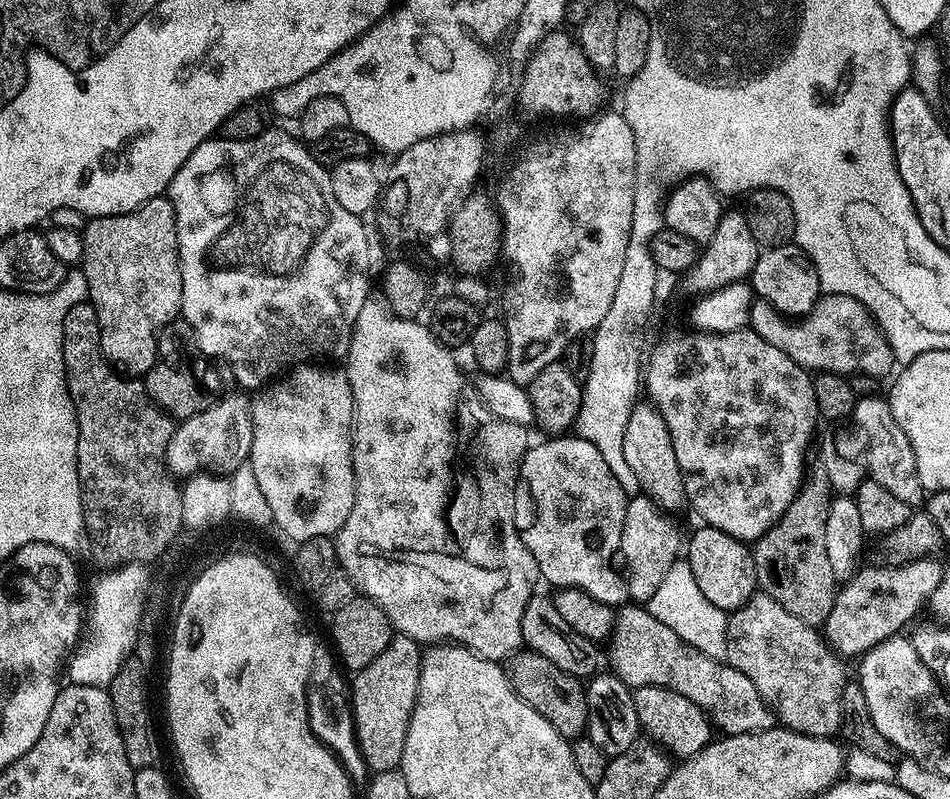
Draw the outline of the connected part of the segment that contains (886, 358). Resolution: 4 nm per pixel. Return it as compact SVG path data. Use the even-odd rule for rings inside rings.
M846 294L821 295L813 308L799 318L786 317L767 301L759 298L753 299L750 327L759 336L766 338L770 346L778 346L782 354L794 358L794 362L798 362L813 373L838 372L884 378L887 372L894 368L892 348L881 332L879 324L876 323L876 317L866 310L866 306L862 306L860 300L855 300Z

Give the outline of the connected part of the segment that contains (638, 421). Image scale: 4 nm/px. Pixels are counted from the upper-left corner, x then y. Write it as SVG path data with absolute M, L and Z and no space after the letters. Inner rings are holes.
M638 402L632 407L626 422L626 434L622 434L622 454L626 457L626 466L630 466L634 478L638 478L641 493L652 500L661 512L673 514L686 508L688 495L684 489L684 475L670 442L670 430L666 430L662 414L658 414L650 402Z

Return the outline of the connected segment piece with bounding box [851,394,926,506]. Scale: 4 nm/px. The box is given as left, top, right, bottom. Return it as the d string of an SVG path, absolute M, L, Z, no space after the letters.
M883 395L868 396L857 399L856 409L852 411L851 419L856 420L858 427L864 431L864 440L868 443L868 449L862 455L866 465L867 475L874 482L878 482L894 498L913 506L925 503L926 493L922 486L922 478L918 478L918 462L914 458L914 450L910 446L910 438L894 422L894 414L890 410L887 399Z

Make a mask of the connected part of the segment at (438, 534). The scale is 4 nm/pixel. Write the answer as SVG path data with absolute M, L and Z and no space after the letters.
M368 299L362 310L358 310L346 357L346 371L352 391L352 465L356 493L350 518L346 518L334 537L339 567L343 575L348 576L367 599L374 601L384 611L399 635L409 636L421 646L428 646L433 642L455 642L487 660L507 661L513 652L521 651L524 644L522 610L526 610L526 602L530 602L534 594L535 588L532 587L536 580L541 579L538 562L534 562L534 554L530 554L530 550L524 545L521 529L516 529L516 488L518 489L520 478L520 463L524 461L524 455L530 447L529 429L522 424L506 422L486 410L480 395L472 387L471 379L460 373L460 368L452 357L455 355L436 339L427 323L419 319L404 320L395 316L387 303L377 300Z

